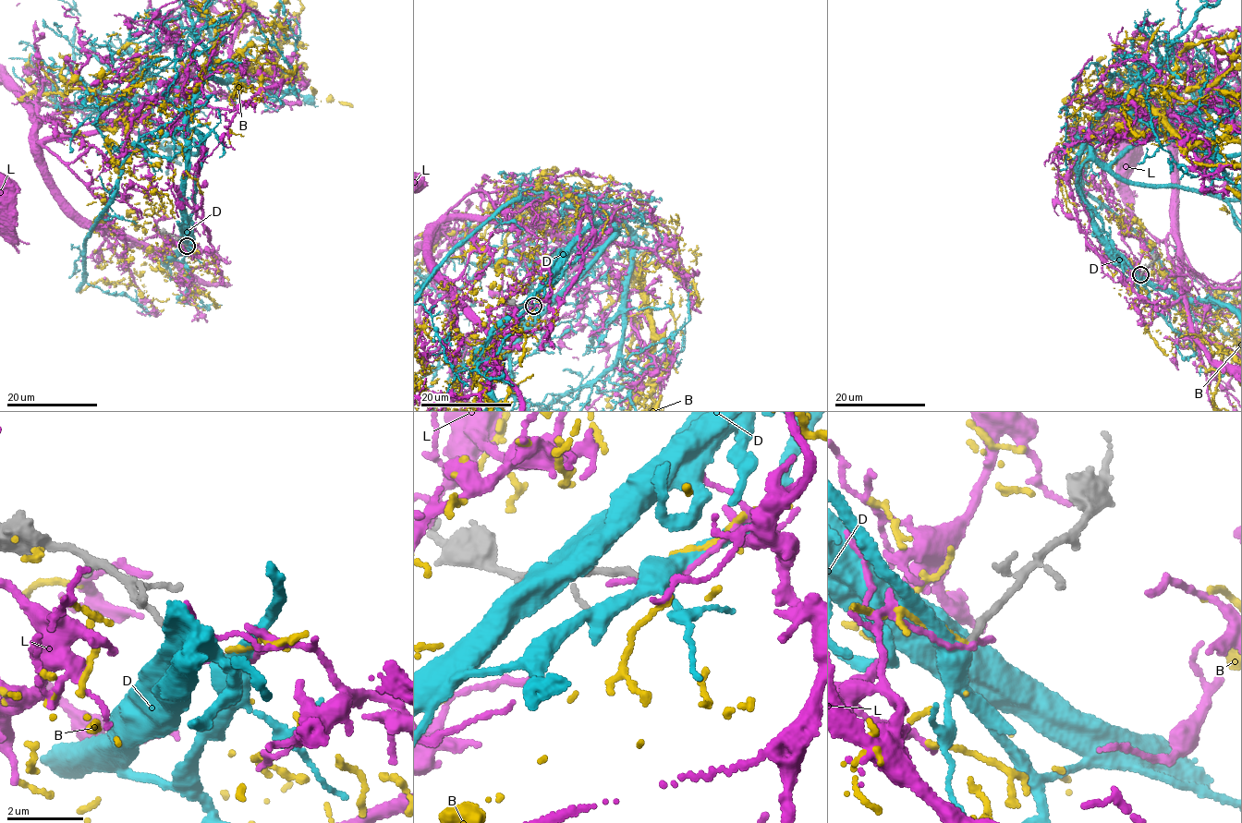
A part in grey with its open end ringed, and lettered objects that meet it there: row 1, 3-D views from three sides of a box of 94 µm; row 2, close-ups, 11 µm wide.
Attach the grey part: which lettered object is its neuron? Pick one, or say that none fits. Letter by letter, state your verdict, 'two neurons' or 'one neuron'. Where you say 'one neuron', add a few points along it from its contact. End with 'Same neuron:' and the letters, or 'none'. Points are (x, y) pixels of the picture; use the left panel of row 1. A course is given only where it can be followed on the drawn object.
B: two neurons
D: two neurons
L: two neurons
Same neuron: none

